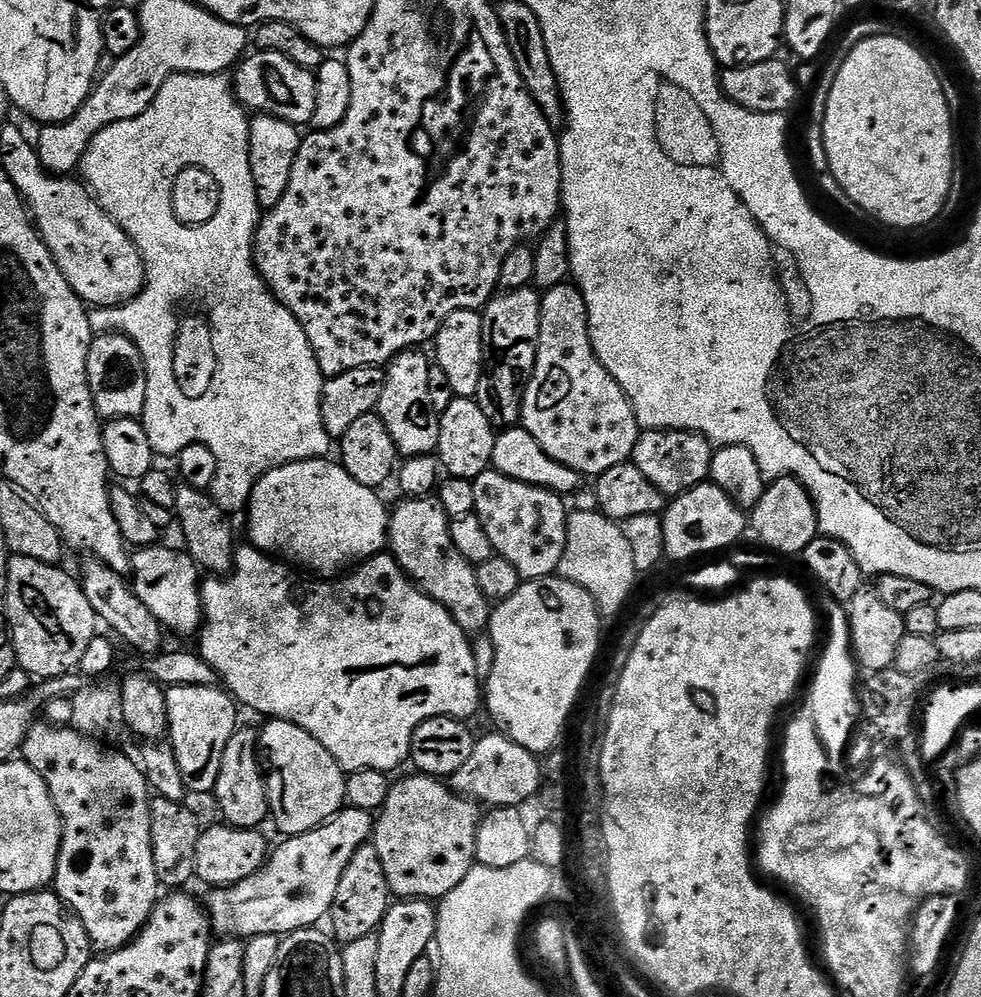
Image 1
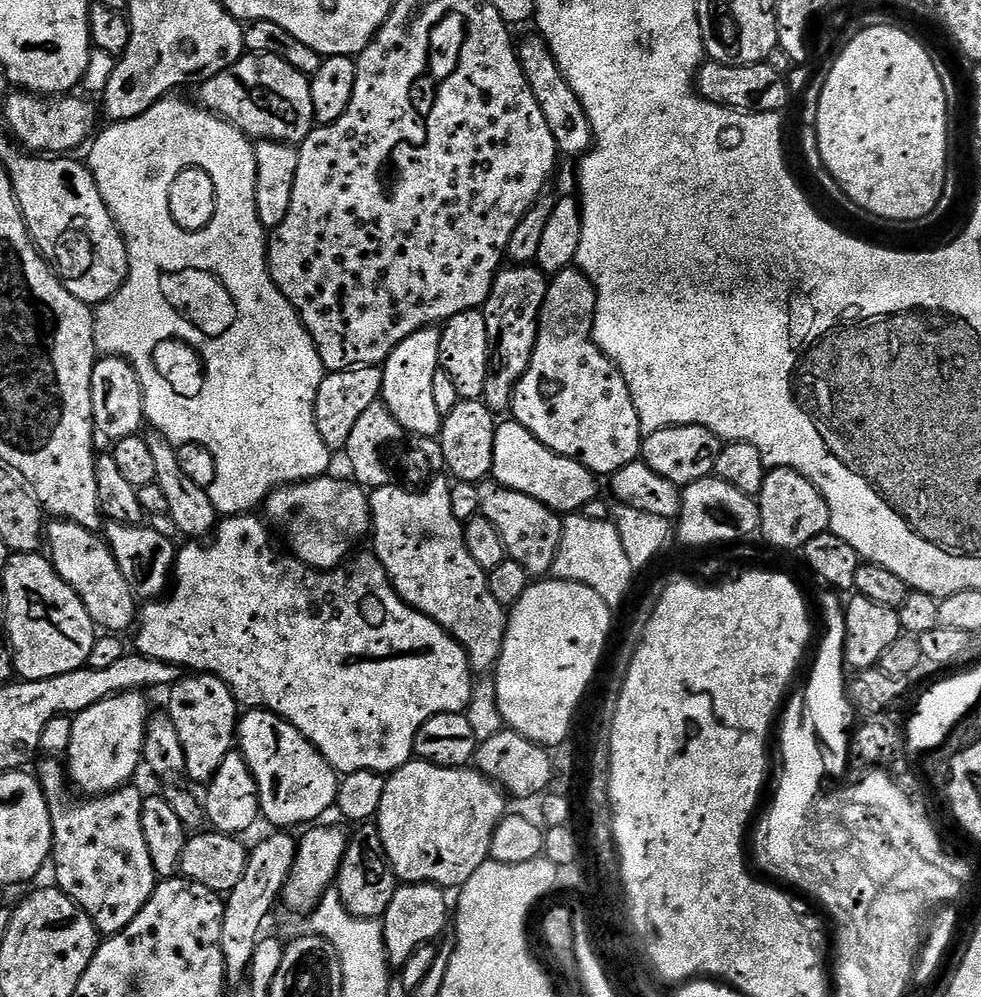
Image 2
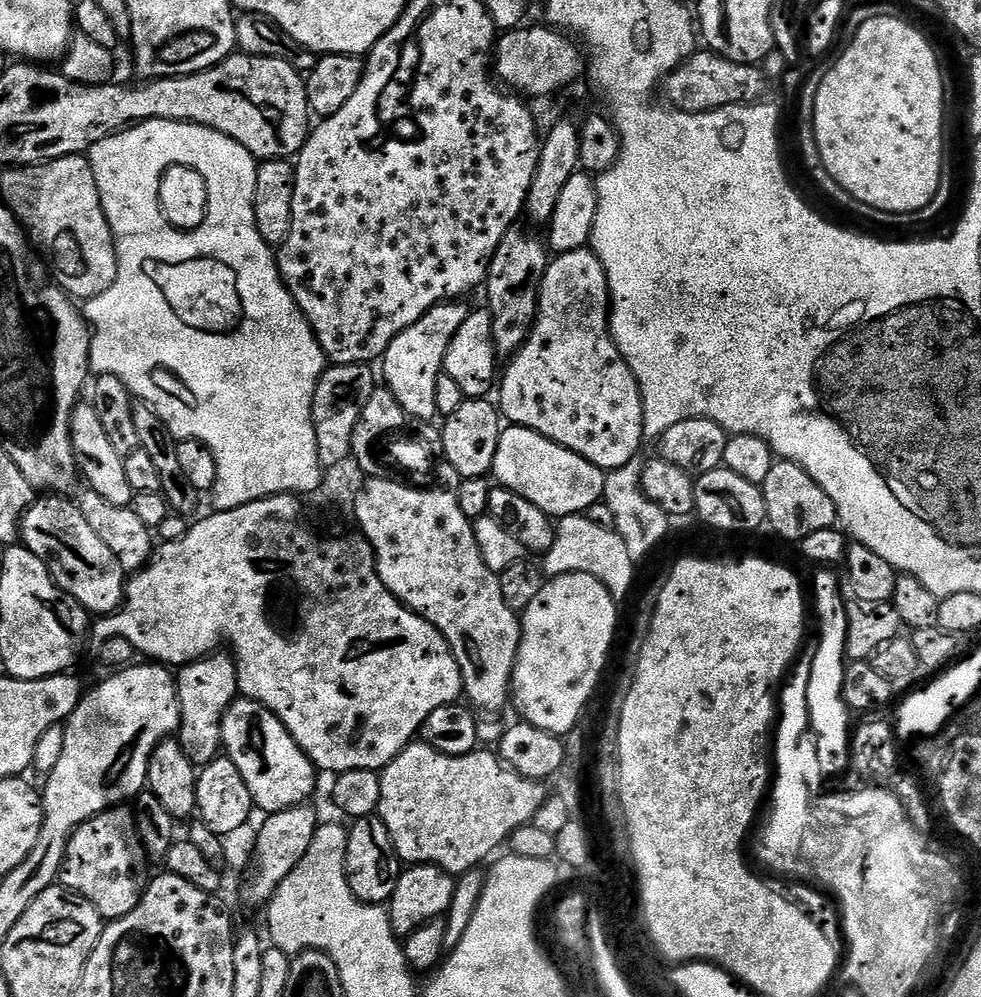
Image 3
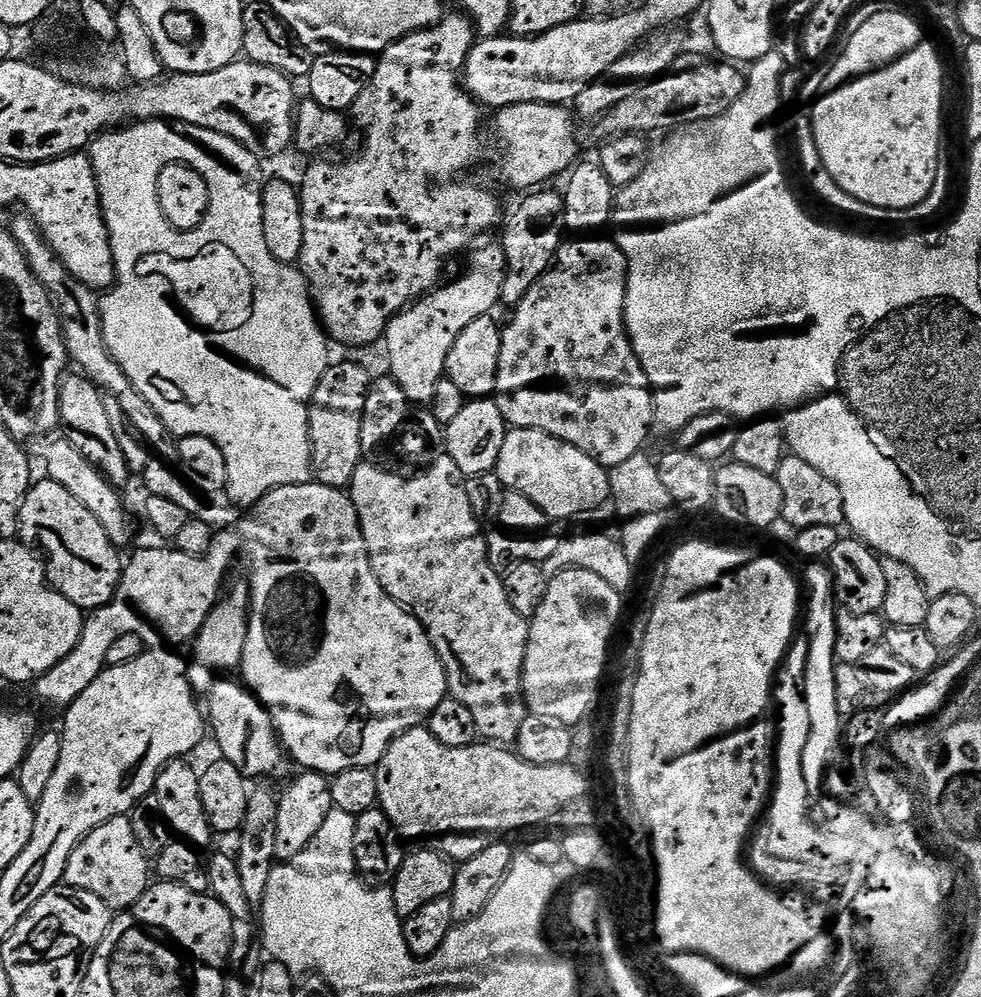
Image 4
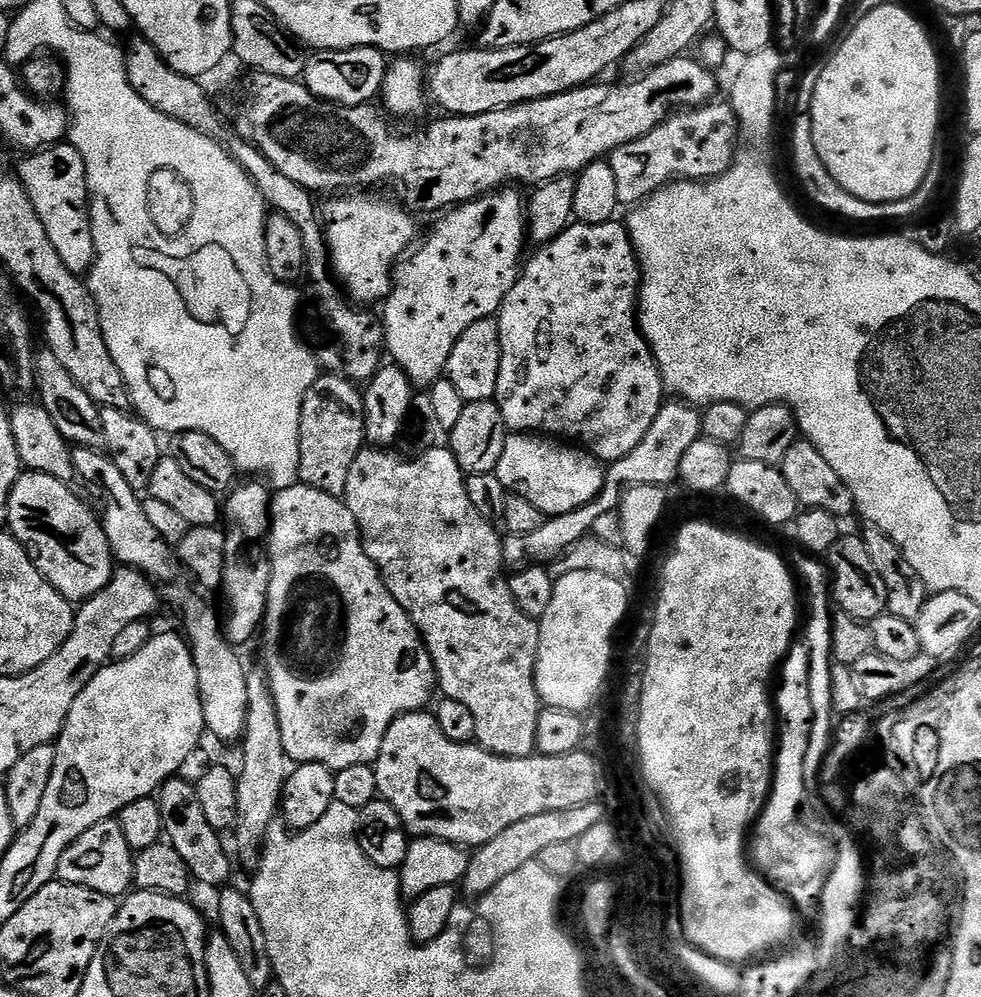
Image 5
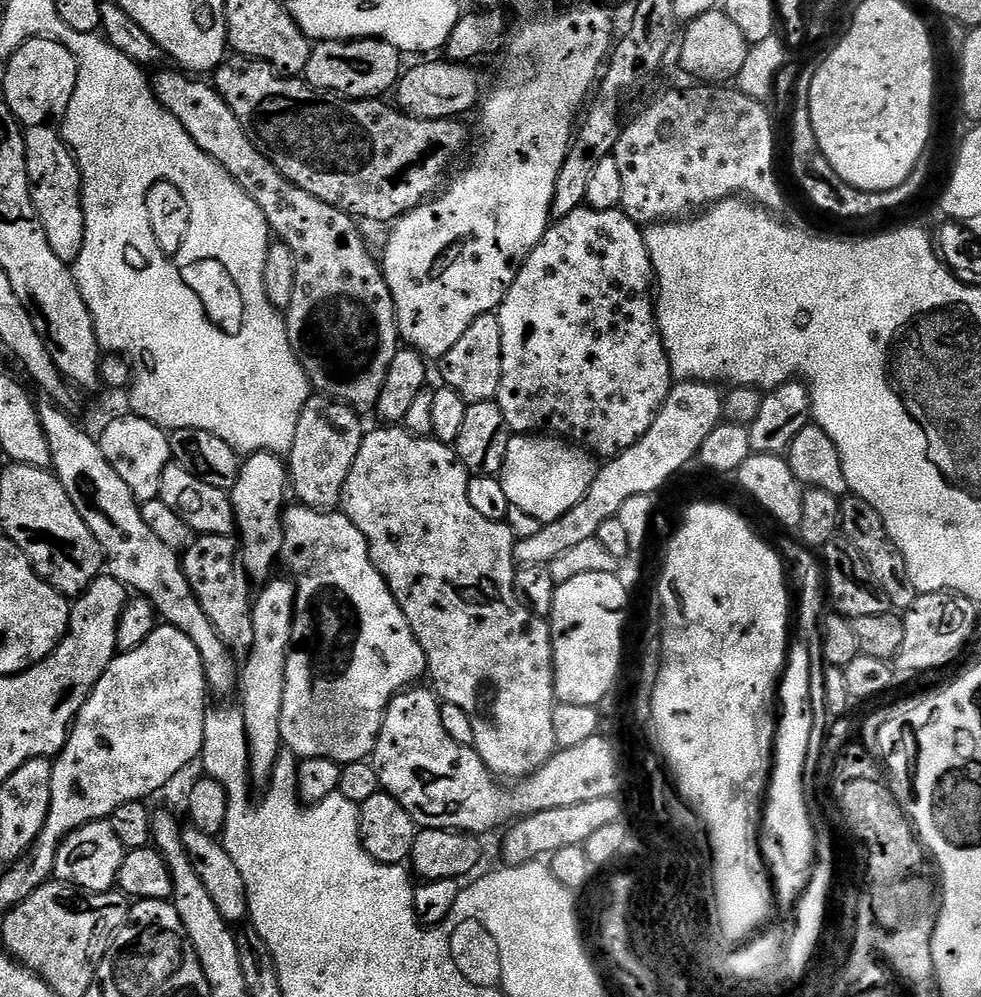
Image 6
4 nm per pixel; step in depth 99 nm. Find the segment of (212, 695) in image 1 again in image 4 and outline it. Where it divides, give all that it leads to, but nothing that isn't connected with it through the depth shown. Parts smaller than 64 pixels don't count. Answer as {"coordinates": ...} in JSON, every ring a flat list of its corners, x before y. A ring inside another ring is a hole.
{"coordinates":[[240,582,232,589,221,595,220,600,210,610,206,622,198,635,192,648,192,660,188,664,188,681,192,691,197,694,206,694,216,685,221,674,232,674,237,671,242,662,242,654,246,650,248,641,248,613,250,611,250,593,247,583]]}

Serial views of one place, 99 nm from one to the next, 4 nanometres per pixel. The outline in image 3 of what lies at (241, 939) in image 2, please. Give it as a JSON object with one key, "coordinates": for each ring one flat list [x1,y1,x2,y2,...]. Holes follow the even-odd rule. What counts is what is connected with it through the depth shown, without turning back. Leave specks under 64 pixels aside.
{"coordinates":[[299,804,281,812,274,812,263,817,264,825,256,836,256,853,252,856,252,869,248,872,248,881,244,884,244,900,252,908,263,909,272,895,282,886,282,882,306,858,310,842,318,827,316,812,308,804]]}

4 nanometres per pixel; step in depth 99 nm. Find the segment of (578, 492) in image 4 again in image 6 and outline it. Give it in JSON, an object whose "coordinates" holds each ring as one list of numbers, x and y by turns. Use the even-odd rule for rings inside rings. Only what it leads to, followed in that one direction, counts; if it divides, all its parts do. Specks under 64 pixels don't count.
{"coordinates":[[512,434,498,478,511,507,530,514,530,518,538,518,541,524,549,524,582,502,598,471,595,462,585,449,573,446,567,439,551,434]]}

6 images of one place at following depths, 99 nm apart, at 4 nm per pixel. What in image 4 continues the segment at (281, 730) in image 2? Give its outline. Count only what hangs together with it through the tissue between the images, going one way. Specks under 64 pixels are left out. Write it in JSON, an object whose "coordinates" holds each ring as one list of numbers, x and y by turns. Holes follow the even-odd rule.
{"coordinates":[[232,678,217,679,208,693,206,720,210,732,216,735,216,744,220,747,219,755,242,769,245,777,272,776,286,761,286,753,276,735,272,716,267,708,252,695,243,683,235,684]]}

